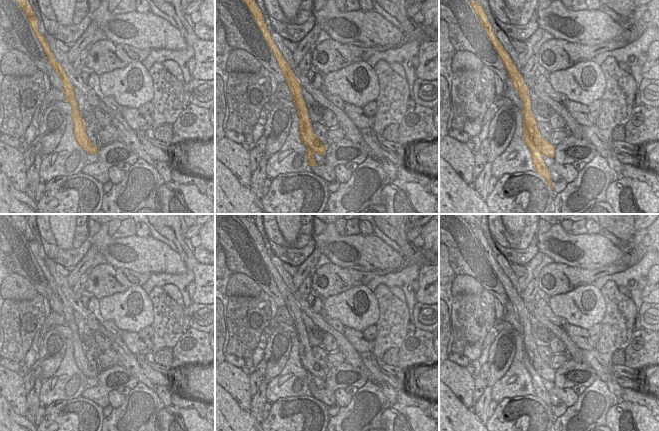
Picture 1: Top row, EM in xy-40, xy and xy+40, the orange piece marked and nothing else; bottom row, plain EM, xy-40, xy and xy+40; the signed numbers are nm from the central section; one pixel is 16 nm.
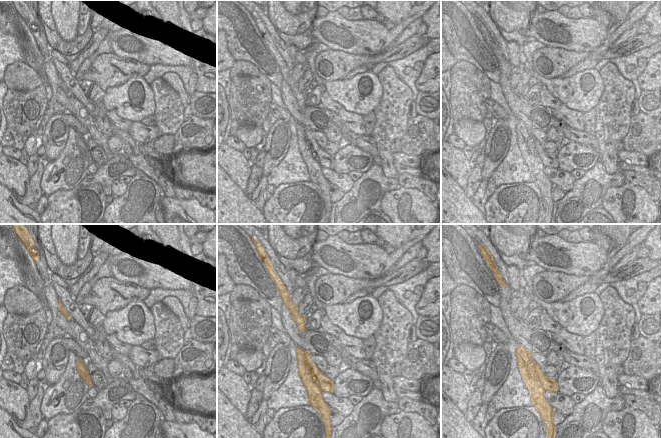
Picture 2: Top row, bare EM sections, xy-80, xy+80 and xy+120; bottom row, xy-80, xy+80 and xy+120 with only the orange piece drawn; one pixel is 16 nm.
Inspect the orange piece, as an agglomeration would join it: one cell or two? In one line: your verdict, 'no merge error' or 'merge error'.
merge error

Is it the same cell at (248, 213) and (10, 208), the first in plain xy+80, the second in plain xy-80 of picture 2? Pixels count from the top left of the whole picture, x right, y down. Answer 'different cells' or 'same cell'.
same cell

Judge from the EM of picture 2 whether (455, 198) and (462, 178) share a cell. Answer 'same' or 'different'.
different

